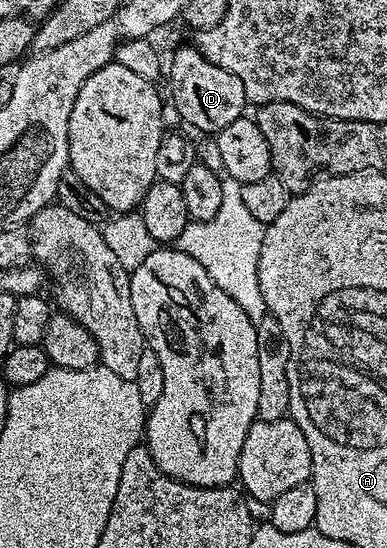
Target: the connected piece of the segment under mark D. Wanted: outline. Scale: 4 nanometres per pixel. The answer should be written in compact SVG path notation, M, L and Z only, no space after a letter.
M195 46L177 48L173 52L173 61L167 64L167 80L173 91L173 104L177 112L193 128L201 132L216 134L223 126L231 126L246 111L247 101L243 82L235 78L223 66L215 66L215 62L207 62L203 54Z

